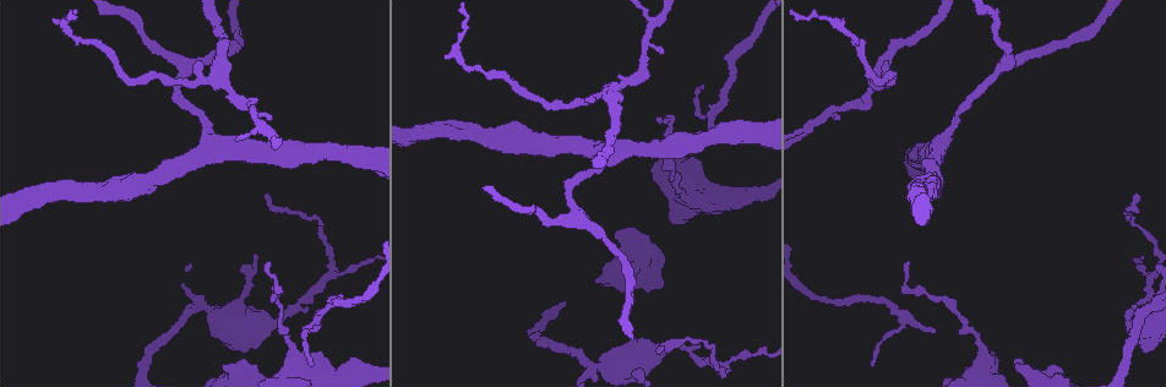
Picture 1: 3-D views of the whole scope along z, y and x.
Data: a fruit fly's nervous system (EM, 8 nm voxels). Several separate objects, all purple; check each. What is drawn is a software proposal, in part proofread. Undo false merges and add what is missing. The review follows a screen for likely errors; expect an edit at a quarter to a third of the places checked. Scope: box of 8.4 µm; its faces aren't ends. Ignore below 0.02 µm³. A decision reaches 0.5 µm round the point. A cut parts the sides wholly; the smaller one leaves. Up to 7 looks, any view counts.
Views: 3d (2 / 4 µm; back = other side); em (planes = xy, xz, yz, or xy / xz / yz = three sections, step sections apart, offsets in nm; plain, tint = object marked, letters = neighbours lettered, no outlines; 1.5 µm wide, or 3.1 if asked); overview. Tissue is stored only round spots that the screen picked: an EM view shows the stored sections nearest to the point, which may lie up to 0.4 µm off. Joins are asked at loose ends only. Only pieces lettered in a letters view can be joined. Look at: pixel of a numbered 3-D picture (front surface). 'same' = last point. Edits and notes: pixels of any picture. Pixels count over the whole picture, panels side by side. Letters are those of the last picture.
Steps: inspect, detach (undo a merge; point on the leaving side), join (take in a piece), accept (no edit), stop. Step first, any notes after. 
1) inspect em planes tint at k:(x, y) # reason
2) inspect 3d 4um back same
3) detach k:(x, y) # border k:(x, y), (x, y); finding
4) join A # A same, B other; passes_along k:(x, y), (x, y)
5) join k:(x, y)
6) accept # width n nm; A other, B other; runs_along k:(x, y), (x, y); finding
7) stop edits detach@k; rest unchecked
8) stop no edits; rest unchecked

inspect 3d 2um back at 1:(936, 329) # thin end

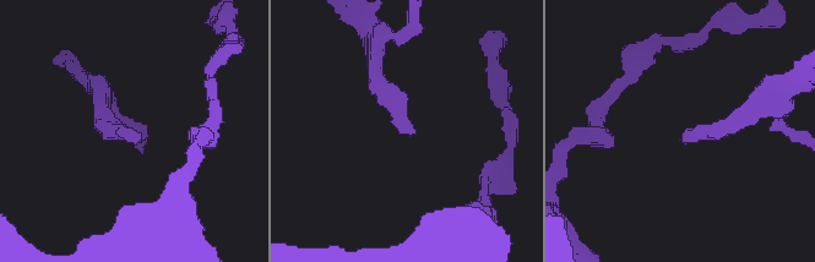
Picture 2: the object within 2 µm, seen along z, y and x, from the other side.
inspect em planes letters at 2:(413, 134)

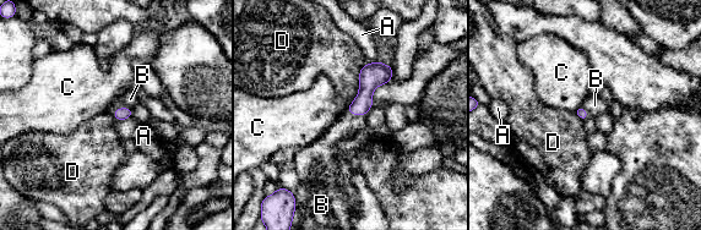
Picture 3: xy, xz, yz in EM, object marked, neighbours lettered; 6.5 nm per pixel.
join B # longest_contact D 260 nm; A other, B same, C other, D other; the neuron continues

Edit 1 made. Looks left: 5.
inspect overview

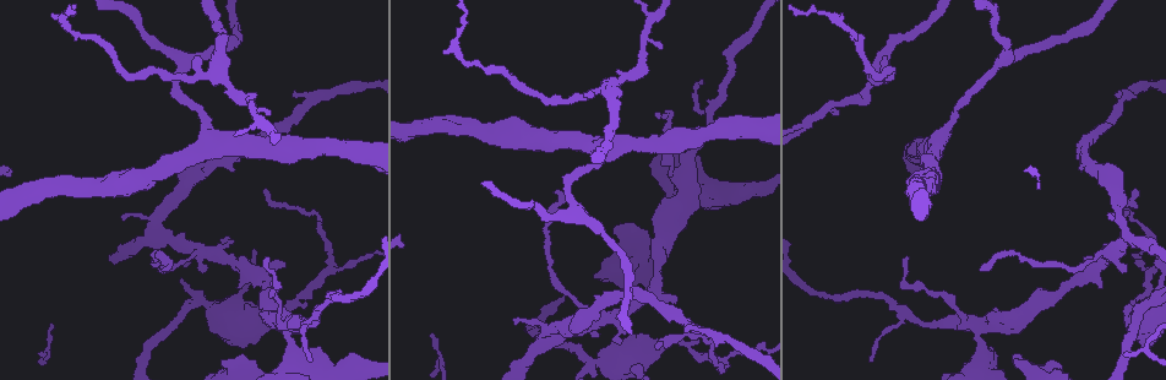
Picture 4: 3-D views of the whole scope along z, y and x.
inspect em yz step 8 tint at 4:(1151, 301)

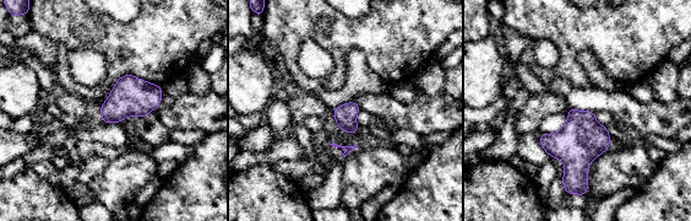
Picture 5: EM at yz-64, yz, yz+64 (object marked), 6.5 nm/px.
inspect em planes letters same # cut it another way

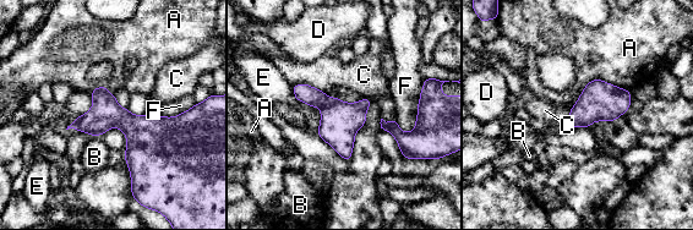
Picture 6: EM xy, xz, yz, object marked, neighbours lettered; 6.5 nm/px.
accept # A other, B other, C other, D other, E other, F other; border 6:(583, 87), (600, 78), (628, 91); all the same neuron

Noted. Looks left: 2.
stop edits join@3; rest unchecked

